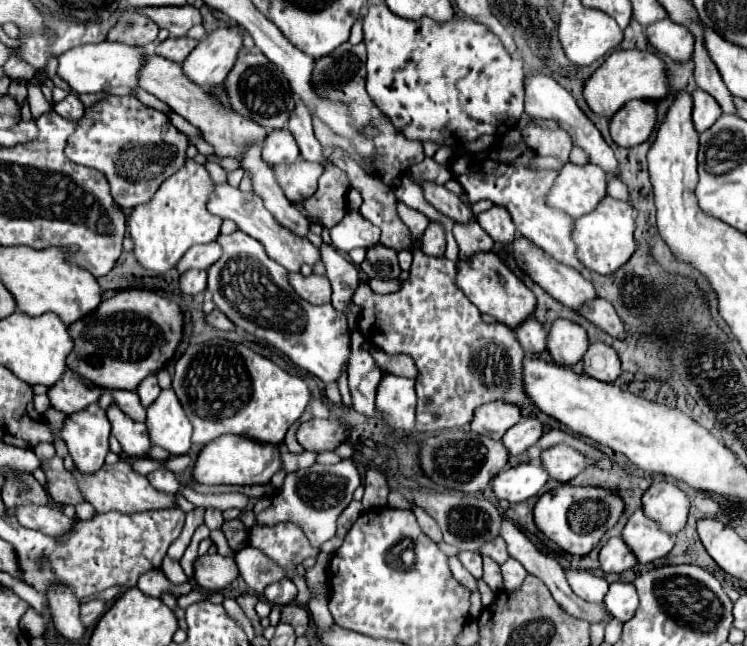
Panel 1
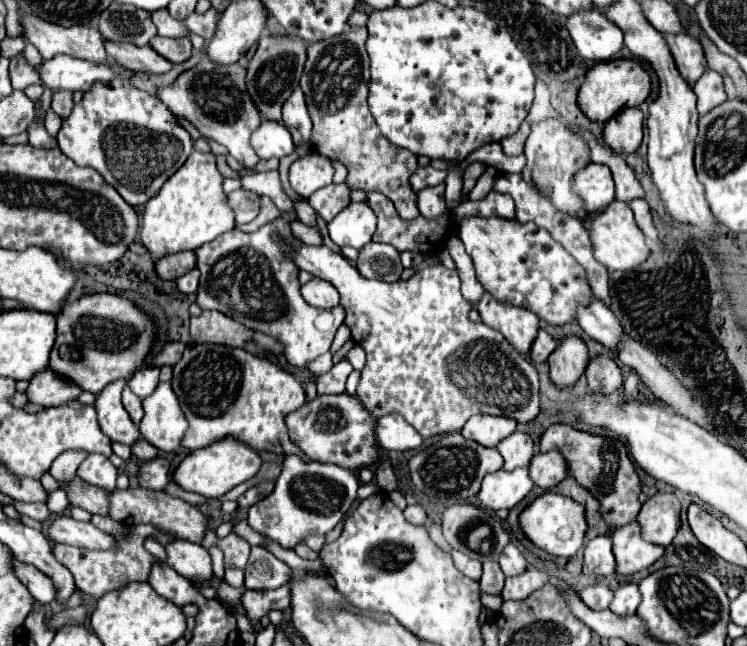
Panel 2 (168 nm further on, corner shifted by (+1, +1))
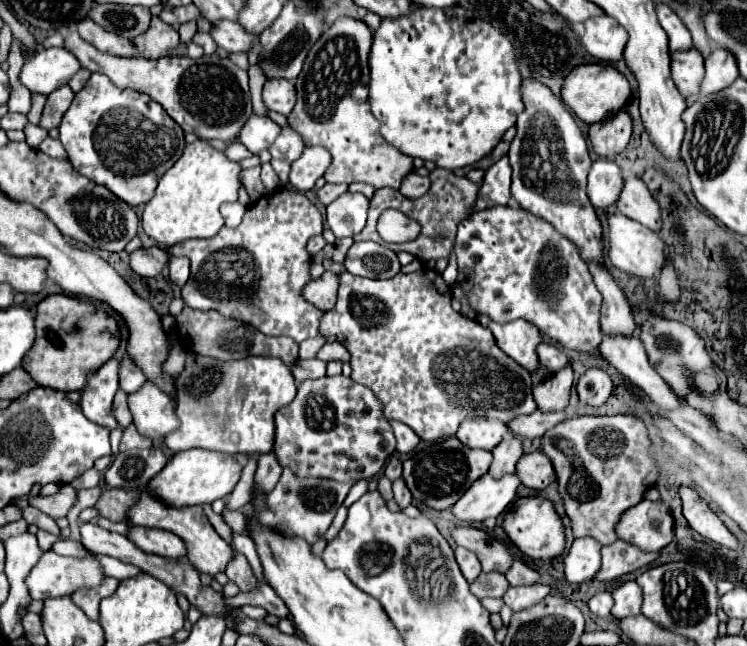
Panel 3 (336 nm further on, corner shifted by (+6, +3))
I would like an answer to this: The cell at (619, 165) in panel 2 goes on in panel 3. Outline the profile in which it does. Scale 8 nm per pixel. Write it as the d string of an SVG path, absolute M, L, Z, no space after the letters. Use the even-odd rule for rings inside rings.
M624 176L624 188L618 196L616 208L650 230L660 230L660 208L640 178Z

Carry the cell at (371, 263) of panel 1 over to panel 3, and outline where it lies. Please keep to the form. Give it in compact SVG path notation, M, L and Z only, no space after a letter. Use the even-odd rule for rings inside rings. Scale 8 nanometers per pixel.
M354 242L346 254L344 268L362 278L394 278L400 272L396 254L376 242Z

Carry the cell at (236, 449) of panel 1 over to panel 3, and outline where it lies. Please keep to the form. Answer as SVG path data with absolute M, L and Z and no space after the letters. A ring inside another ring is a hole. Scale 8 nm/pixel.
M192 448L186 452L174 454L164 470L152 482L148 484L150 494L164 498L164 502L172 502L172 506L200 506L200 504L212 504L218 498L226 498L236 482L240 480L242 466L232 454L224 452L212 452L212 450L202 450L202 448Z

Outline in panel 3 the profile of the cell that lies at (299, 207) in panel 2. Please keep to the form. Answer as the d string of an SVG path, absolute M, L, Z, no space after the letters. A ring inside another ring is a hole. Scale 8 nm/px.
M290 126L282 128L282 134L280 138L276 138L276 142L272 144L270 148L270 154L272 154L272 168L276 170L282 186L288 186L288 174L290 174L290 166L296 158L300 158L304 150L304 142L300 138L300 134L296 134Z

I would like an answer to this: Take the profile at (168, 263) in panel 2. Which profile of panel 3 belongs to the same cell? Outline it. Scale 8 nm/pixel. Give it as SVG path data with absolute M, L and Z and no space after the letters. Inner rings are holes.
M158 246L152 248L140 248L136 252L130 254L130 266L136 274L140 276L158 276L162 274L164 266L168 266L170 262L170 254Z

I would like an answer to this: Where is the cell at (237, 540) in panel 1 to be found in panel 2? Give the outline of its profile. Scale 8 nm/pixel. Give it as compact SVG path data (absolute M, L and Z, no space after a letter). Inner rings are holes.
M211 532L209 540L207 540L209 548L211 546L217 546L223 550L223 560L225 560L225 566L229 568L239 568L243 570L245 564L247 564L247 558L249 558L249 544L241 538L237 538L233 532L225 538L217 538L215 532Z

